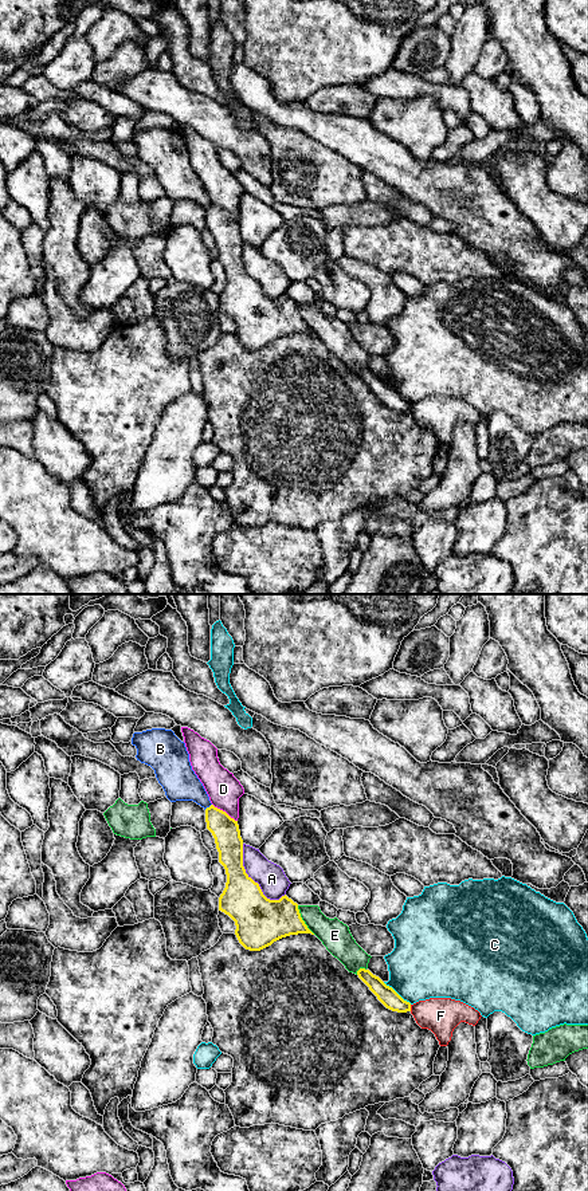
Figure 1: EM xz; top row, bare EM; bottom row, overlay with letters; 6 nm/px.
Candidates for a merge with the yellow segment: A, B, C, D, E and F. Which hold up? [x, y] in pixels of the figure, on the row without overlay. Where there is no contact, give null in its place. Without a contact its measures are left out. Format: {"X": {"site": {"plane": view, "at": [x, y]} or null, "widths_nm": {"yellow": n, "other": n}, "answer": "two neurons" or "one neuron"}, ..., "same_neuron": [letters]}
{"A": {"site": {"plane": "xz", "at": [250, 276]}, "widths_nm": {"yellow": 280, "other": 170}, "answer": "two neurons"}, "B": {"site": {"plane": "xz", "at": [207, 207]}, "widths_nm": {"yellow": 160, "other": 220}, "answer": "two neurons"}, "C": {"site": {"plane": "xz", "at": [396, 392]}, "widths_nm": {"yellow": 110, "other": 420}, "answer": "two neurons"}, "D": {"site": {"plane": "xz", "at": [224, 211]}, "widths_nm": {"yellow": 160, "other": 200}, "answer": "two neurons"}, "E": {"site": {"plane": "xz", "at": [302, 319]}, "widths_nm": {"yellow": 280, "other": 180}, "answer": "two neurons"}, "F": {"site": {"plane": "xz", "at": [410, 407]}, "widths_nm": {"yellow": 110, "other": 220}, "answer": "two neurons"}, "same_neuron": []}

